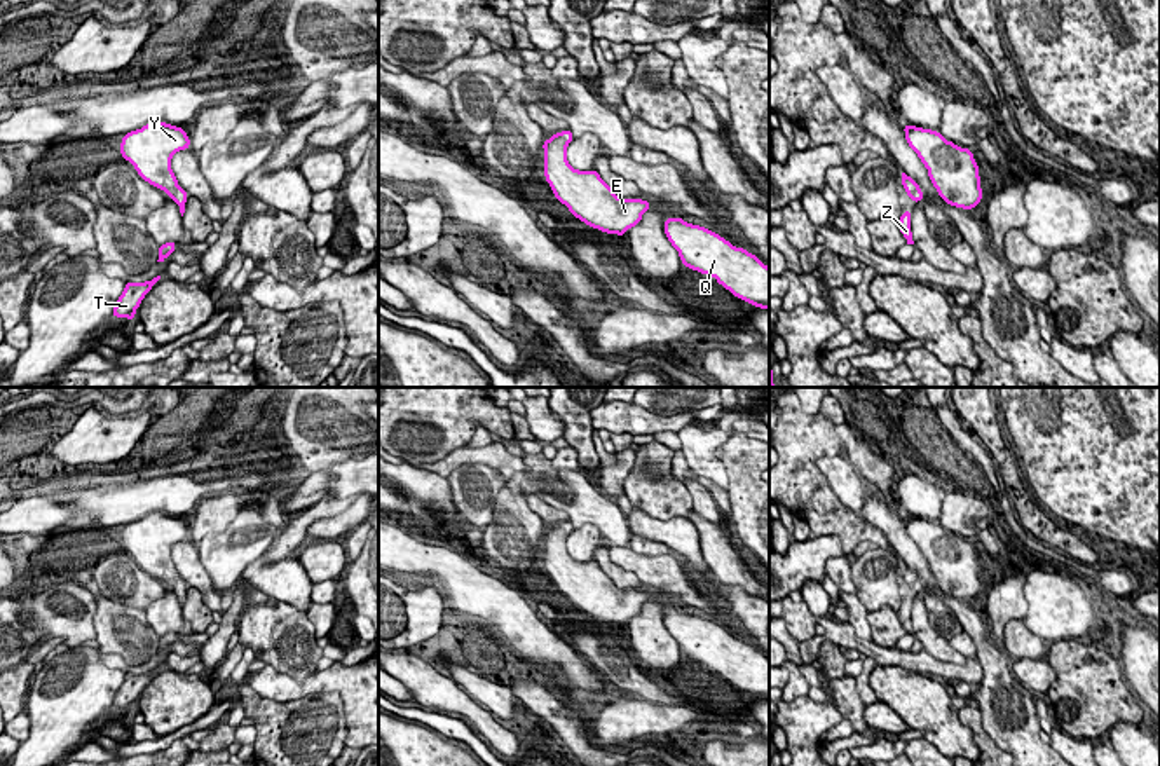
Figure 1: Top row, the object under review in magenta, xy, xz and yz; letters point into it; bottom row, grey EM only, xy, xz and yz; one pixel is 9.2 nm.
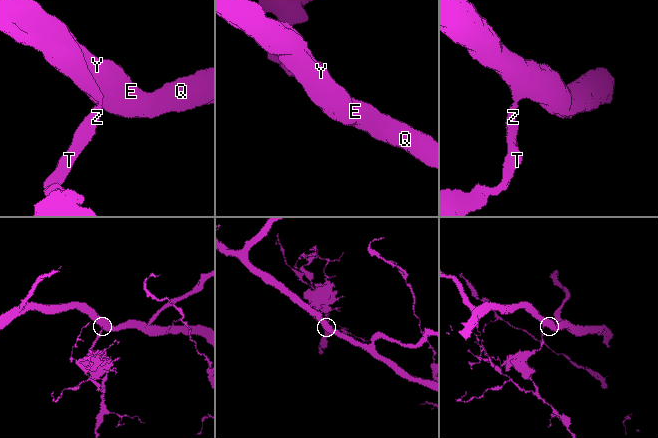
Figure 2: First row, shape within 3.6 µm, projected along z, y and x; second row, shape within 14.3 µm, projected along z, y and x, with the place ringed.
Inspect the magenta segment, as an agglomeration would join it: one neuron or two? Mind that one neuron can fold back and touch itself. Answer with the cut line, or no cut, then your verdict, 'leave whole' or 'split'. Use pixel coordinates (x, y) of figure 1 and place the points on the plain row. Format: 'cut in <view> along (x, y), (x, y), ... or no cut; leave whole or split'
no cut; leave whole

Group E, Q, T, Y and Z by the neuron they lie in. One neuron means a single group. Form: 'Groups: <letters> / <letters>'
Groups: E Q T Y Z

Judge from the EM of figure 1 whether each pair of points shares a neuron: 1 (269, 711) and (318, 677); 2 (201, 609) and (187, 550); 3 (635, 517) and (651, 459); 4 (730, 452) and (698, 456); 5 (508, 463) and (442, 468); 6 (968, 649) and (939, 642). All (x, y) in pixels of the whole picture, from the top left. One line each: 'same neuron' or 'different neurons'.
1: different neurons
2: different neurons
3: different neurons
4: different neurons
5: same neuron
6: different neurons

